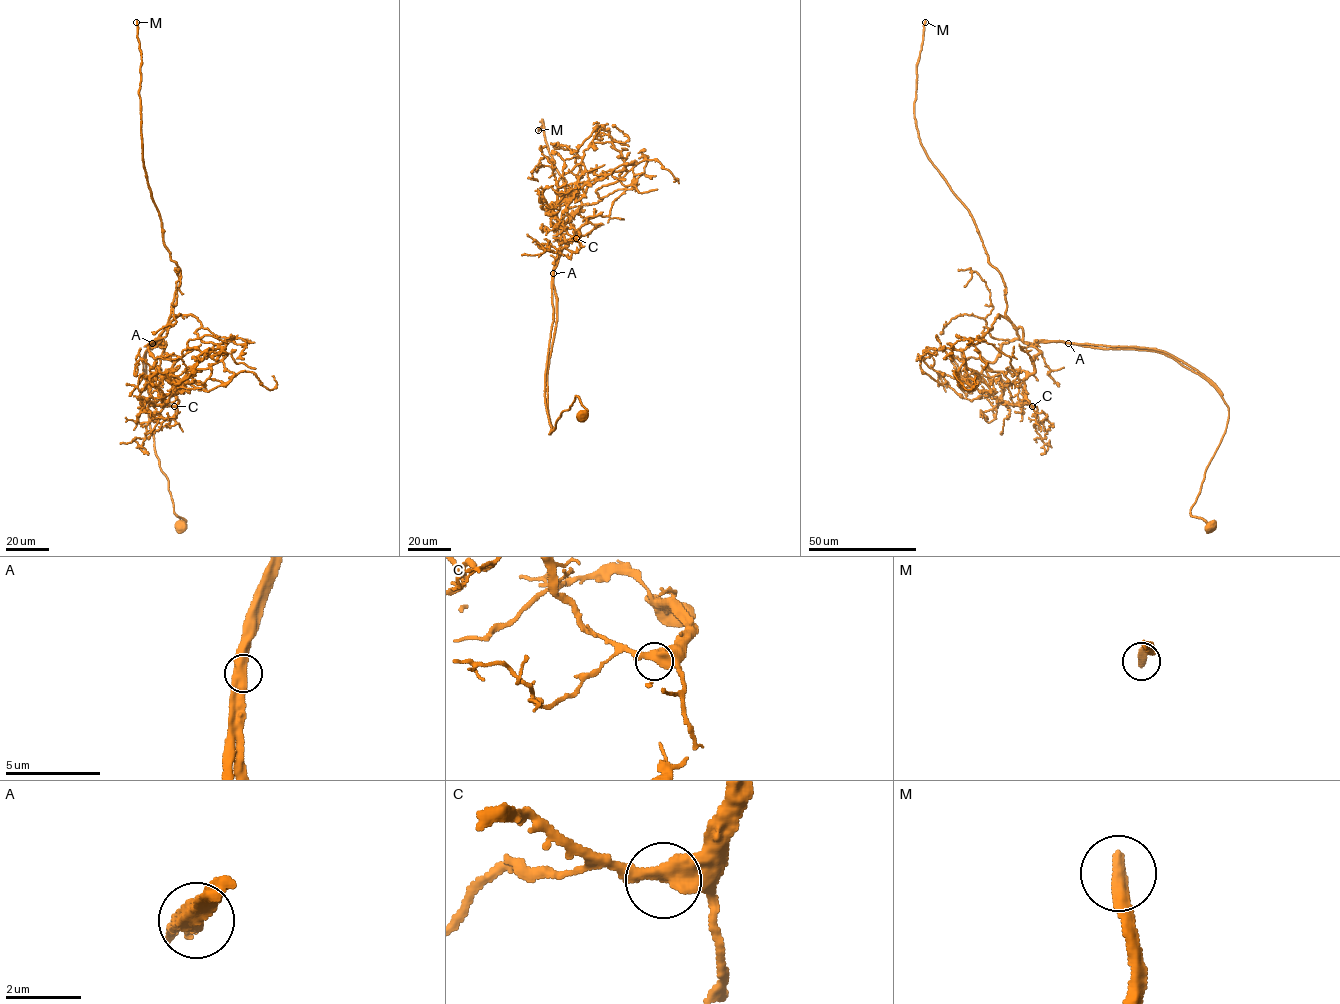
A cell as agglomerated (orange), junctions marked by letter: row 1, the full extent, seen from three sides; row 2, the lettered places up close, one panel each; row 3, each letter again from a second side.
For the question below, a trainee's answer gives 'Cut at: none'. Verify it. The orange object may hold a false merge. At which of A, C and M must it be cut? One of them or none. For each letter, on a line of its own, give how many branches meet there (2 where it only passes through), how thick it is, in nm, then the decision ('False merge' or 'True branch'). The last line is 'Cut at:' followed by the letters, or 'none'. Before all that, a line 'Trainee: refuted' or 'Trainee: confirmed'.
Trainee: refuted
A: Branches: 2. Thickness 550 nm. False merge
C: Branches: 2. Thickness 480 nm. True branch
M: Branches: 1. Thickness 440 nm. True branch
Cut at: A

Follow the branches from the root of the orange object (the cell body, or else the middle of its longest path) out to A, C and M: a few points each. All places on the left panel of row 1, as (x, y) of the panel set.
A: (179, 526), (185, 520), (174, 511), (149, 422), (143, 355), (152, 349), (151, 343)
C: (179, 526), (185, 520), (174, 511), (149, 422), (143, 355), (157, 340), (173, 363), (178, 400), (174, 406)
M: (179, 526), (185, 520), (155, 455), (143, 355), (167, 325), (180, 269), (143, 164), (136, 22)

